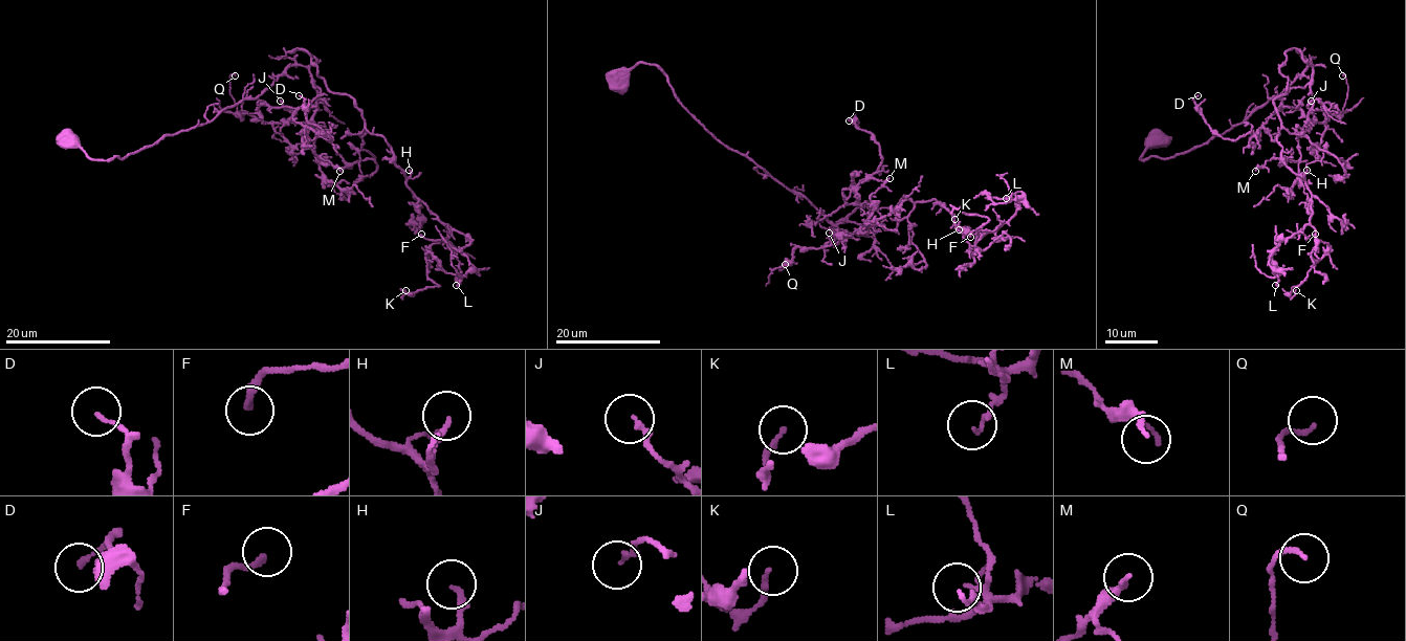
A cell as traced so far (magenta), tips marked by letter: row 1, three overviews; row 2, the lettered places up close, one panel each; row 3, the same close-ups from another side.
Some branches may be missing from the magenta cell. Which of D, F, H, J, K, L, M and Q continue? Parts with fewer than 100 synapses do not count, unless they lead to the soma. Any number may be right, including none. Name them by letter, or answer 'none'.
none

